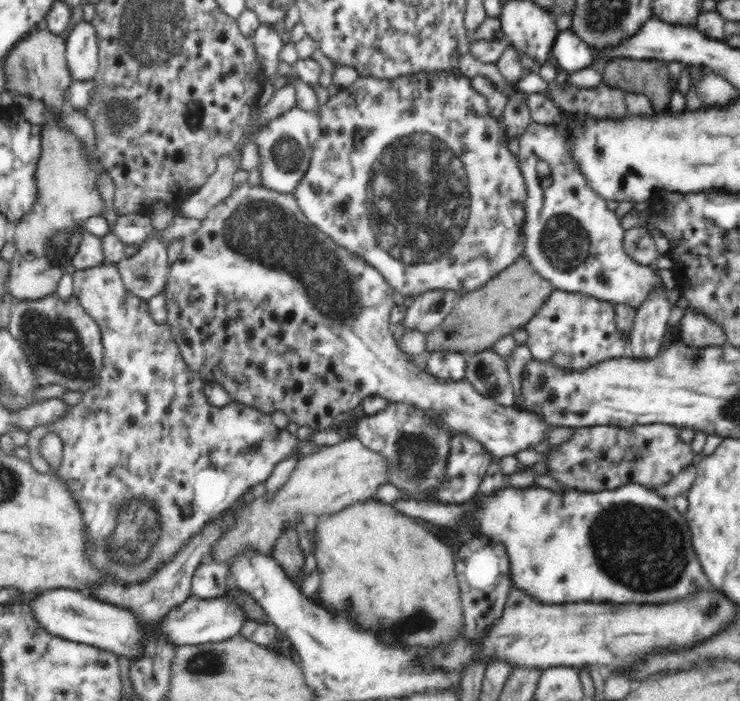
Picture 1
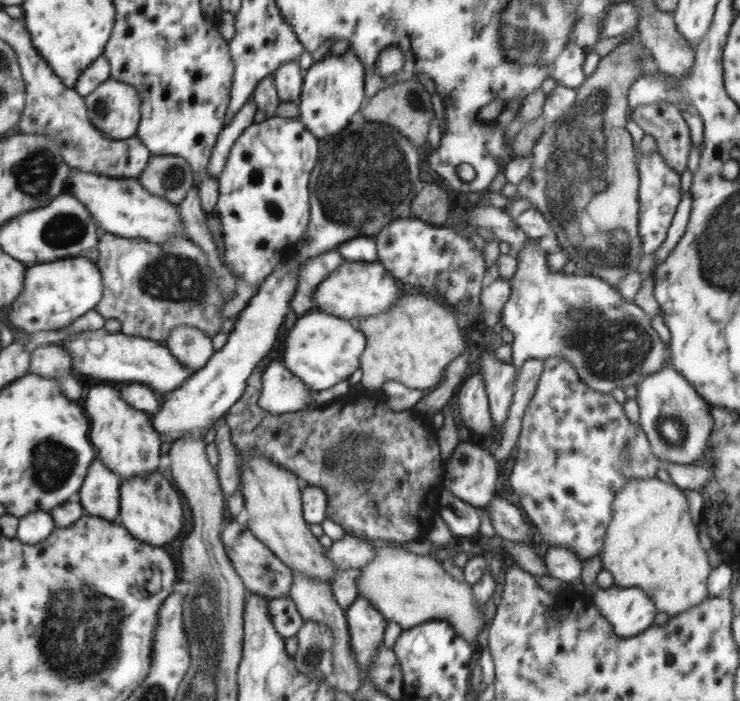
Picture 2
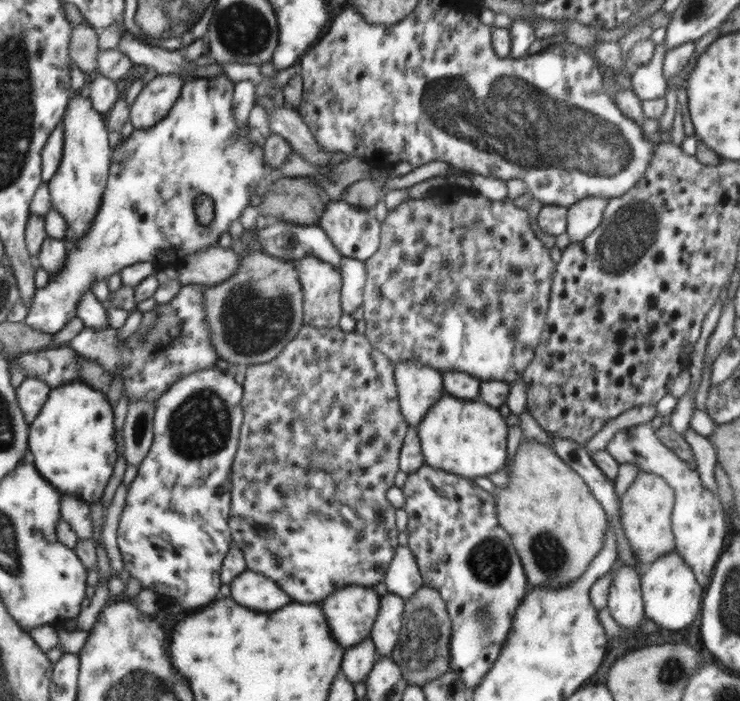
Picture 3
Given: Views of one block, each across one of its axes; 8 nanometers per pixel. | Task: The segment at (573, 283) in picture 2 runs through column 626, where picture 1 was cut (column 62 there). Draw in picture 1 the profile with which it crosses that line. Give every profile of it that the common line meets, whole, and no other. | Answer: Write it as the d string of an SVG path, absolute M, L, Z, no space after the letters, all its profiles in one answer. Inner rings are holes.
M57 292L38 299L16 298L8 329L20 342L21 354L37 387L60 385L84 392L96 384L104 358L100 329L75 296L68 302L62 302Z

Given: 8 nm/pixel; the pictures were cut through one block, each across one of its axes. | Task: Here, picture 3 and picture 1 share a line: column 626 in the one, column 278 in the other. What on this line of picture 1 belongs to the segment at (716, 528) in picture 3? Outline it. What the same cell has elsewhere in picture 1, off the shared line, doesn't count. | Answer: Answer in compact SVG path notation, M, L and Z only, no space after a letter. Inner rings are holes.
M102 263L101 265L82 270L74 269L73 274L73 294L76 298L80 298L81 305L87 310L87 313L96 321L97 328L100 329L101 344L104 347L101 359L102 368L99 371L98 380L92 388L84 391L84 400L76 406L72 406L70 410L65 408L65 411L58 415L56 419L52 419L48 423L40 423L33 427L29 432L27 442L29 450L28 461L35 469L42 473L51 473L60 480L61 484L65 485L68 492L72 493L72 498L76 501L77 510L79 510L83 524L83 552L89 564L100 569L100 573L104 573L109 581L112 581L119 586L131 586L132 584L145 584L154 577L158 570L180 552L180 549L196 535L204 526L218 515L223 514L229 507L232 507L245 491L250 487L259 487L272 474L272 470L278 462L288 458L290 455L298 455L306 457L307 454L318 452L326 446L320 443L307 442L306 440L298 439L297 435L291 434L286 429L280 429L272 423L272 417L260 412L258 409L245 405L238 401L230 401L226 406L217 407L208 402L207 396L203 392L204 383L198 380L196 375L191 372L185 360L182 358L180 347L173 340L170 325L166 323L158 324L152 316L148 308L148 301L138 298L124 286L123 279L120 276L119 269L116 264ZM46 434L58 434L63 446L63 455L58 468L52 468L44 456L40 454L38 442L46 436Z

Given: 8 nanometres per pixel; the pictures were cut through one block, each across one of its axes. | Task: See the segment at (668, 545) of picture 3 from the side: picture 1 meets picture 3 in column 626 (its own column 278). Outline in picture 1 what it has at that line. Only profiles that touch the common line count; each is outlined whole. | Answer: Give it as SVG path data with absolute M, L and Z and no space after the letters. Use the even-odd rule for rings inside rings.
M355 436L346 437L342 442L334 446L327 446L318 450L318 452L307 454L306 457L299 457L294 470L281 489L278 489L270 496L261 491L252 504L242 508L236 526L216 544L215 553L210 554L209 557L219 559L220 562L229 567L229 558L239 553L244 547L255 549L266 555L272 555L274 546L276 546L276 540L280 538L280 534L286 528L295 529L296 522L300 522L302 519L307 523L307 519L312 514L334 514L350 505L368 501L380 484L388 483L388 478L390 478L388 459L380 451L364 446L364 443L360 442L360 439L357 439Z

